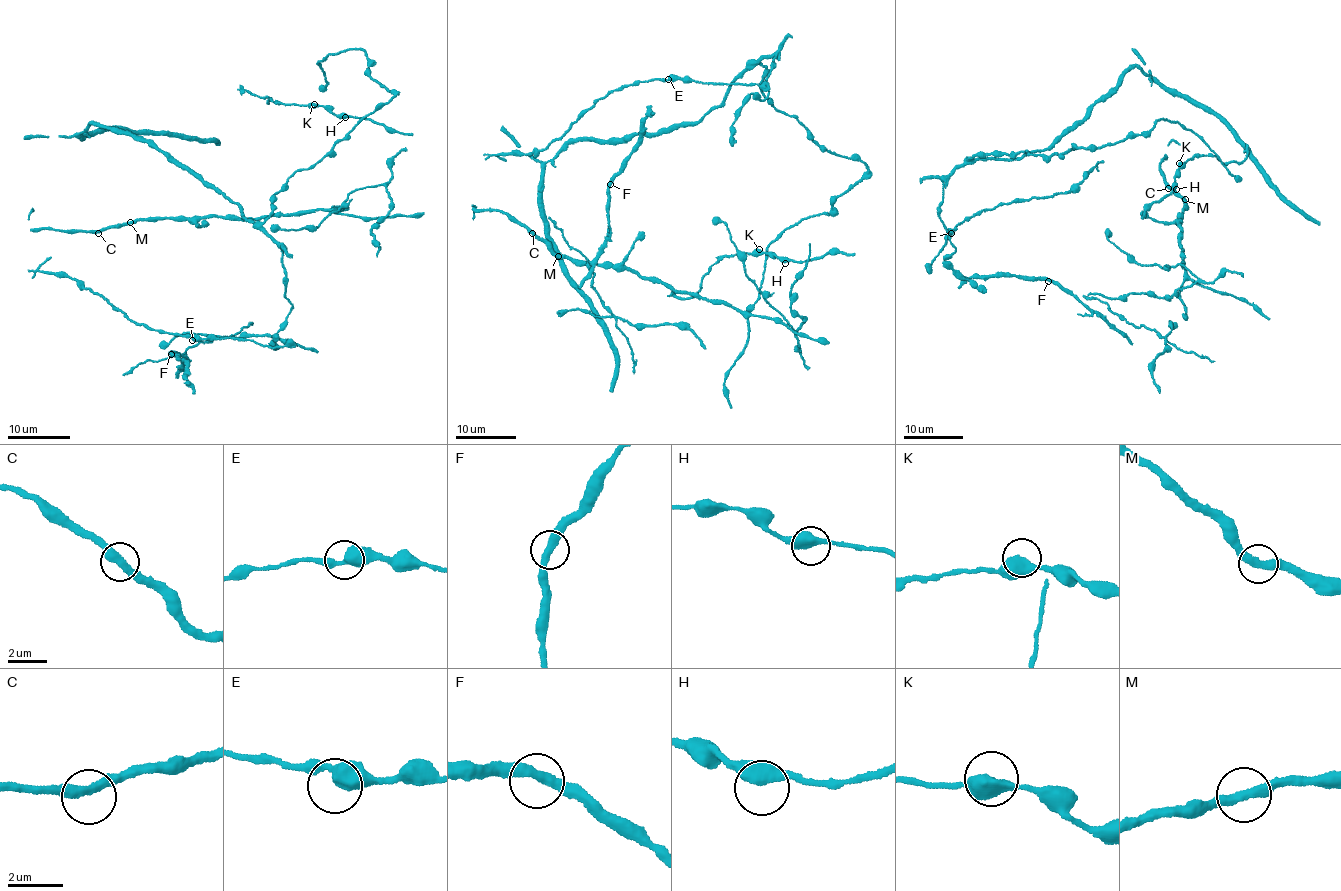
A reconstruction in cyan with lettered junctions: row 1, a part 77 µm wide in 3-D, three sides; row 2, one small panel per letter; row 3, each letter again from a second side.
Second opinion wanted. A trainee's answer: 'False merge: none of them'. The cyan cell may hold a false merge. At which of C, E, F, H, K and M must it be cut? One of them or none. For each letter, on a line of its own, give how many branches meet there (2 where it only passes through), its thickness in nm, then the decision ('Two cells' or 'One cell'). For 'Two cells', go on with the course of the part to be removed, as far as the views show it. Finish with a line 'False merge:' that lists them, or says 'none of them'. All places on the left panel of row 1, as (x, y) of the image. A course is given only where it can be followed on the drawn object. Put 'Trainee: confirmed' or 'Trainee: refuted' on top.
Trainee: confirmed
C: Branches: 2. Thickness 360 nm. One cell
E: Branches: 2. Thickness 440 nm. One cell
F: Branches: 2. Thickness 360 nm. One cell
H: Branches: 2. Thickness 480 nm. One cell
K: Branches: 2. Thickness 440 nm. One cell
M: Branches: 2. Thickness 380 nm. One cell
False merge: none of them

